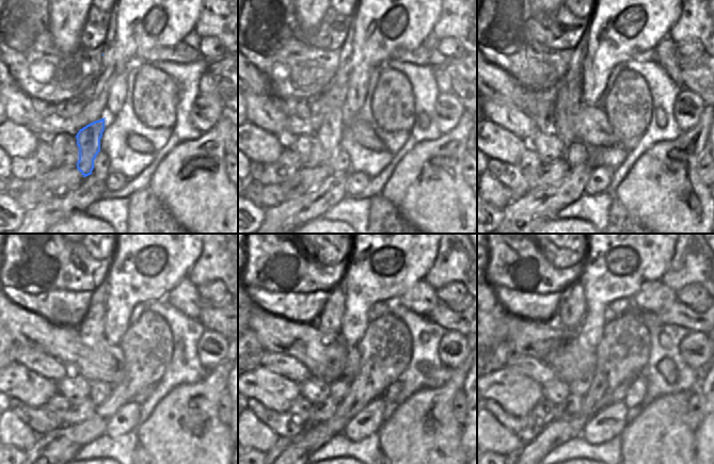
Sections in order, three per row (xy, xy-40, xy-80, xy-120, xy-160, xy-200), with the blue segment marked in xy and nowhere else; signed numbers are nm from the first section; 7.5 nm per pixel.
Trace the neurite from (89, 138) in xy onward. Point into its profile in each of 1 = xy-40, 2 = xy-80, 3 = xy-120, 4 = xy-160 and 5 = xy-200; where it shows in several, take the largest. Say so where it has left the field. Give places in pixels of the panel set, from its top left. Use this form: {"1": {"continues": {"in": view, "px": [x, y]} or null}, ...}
{"1": {"continues": {"in": "xy-40", "px": [329, 134]}}, "2": {"continues": {"in": "xy-80", "px": [569, 97]}}, "3": {"continues": {"in": "xy-120", "px": [93, 324]}}, "4": {"continues": {"in": "xy-160", "px": [330, 320]}}, "5": {"continues": {"in": "xy-200", "px": [572, 307]}}}

